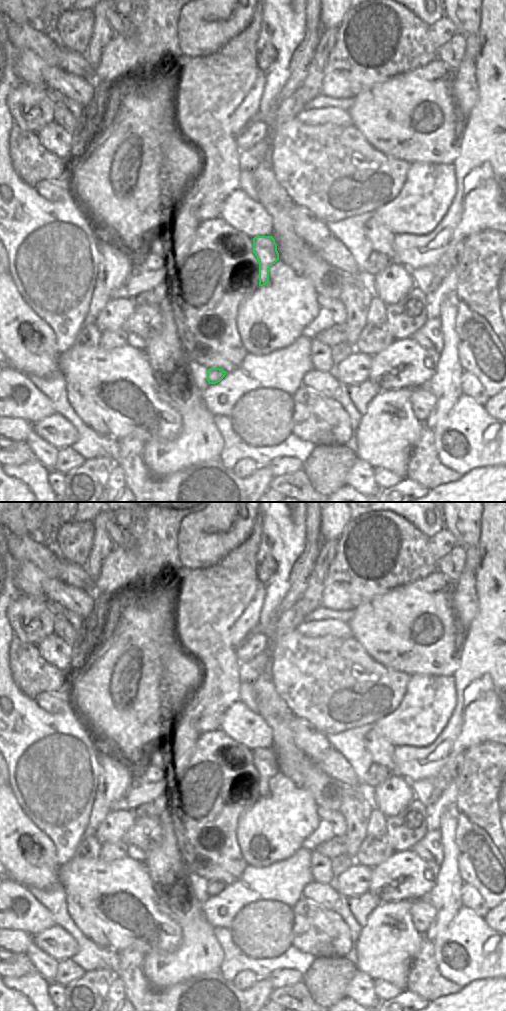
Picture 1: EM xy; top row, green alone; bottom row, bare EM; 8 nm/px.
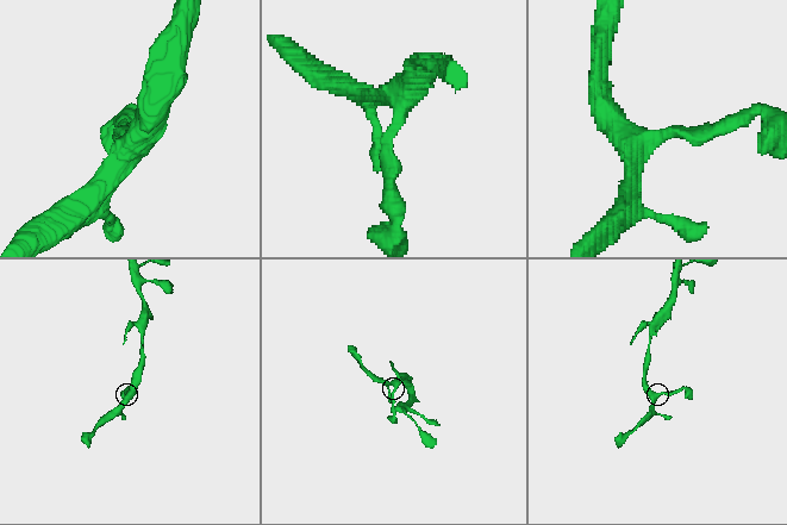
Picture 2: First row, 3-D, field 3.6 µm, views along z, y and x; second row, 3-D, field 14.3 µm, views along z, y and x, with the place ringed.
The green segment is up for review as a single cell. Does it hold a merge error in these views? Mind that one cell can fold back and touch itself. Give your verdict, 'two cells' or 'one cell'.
one cell

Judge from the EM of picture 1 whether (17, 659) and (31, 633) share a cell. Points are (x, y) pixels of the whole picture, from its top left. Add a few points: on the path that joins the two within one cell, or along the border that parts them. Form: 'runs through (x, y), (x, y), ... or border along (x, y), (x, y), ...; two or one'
border along (13, 635), (22, 641), (33, 643), (36, 646); two

